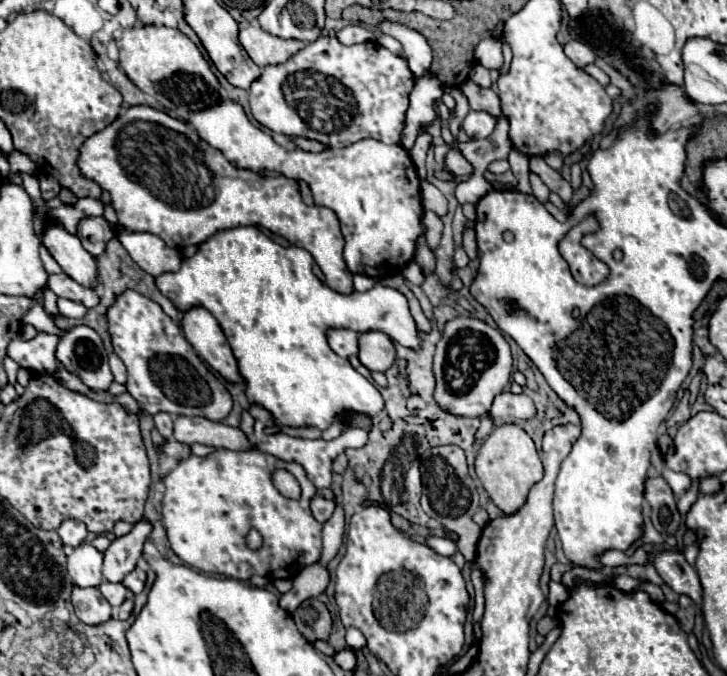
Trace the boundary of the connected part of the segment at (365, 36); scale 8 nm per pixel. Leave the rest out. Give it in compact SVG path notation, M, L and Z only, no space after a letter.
M347 25L337 33L337 39L343 45L355 45L355 43L367 43L367 41L375 41L375 33L369 31L363 25Z

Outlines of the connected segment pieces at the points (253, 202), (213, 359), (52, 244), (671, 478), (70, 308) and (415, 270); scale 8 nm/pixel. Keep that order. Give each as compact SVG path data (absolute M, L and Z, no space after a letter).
M147 105L129 107L103 131L83 141L83 145L79 147L77 167L83 177L95 181L103 191L109 191L111 205L125 231L153 233L161 237L169 247L183 249L187 245L199 245L207 241L213 233L217 233L217 225L225 225L225 229L259 225L275 235L285 237L291 245L309 251L325 275L325 285L329 285L333 291L343 295L355 291L353 273L345 269L343 261L345 241L337 225L337 215L331 209L305 205L299 195L297 181L293 179L281 175L261 177L253 171L237 169L217 149L211 149L211 155L207 155L207 141L203 141L189 123L173 119L159 109Z
M191 309L183 315L185 339L195 347L199 357L215 369L225 381L241 383L237 359L227 343L225 333L217 325L217 319L205 309Z
M49 223L43 233L43 243L53 255L53 259L61 265L63 273L67 273L73 281L87 289L97 287L97 263L83 249L79 237L69 235L57 223Z
M667 467L661 469L661 477L669 483L673 493L685 493L689 489L689 485L691 485L691 479L685 473L675 473L675 471L667 469Z
M57 299L57 307L59 307L59 315L65 315L65 317L83 317L87 313L87 309L79 303L73 303L73 301L67 301L67 299Z
M411 261L405 269L403 269L403 277L409 281L409 283L413 283L413 285L421 285L423 283L423 273L421 273L421 269Z

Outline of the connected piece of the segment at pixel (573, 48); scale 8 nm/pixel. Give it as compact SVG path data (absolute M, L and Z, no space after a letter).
M569 41L565 45L565 53L579 69L585 69L585 65L595 61L595 53L585 43L579 43L579 41Z

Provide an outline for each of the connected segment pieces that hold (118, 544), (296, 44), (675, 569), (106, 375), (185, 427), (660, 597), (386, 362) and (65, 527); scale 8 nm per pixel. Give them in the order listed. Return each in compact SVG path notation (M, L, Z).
M139 521L133 531L125 537L113 539L109 549L105 551L103 563L103 577L111 583L121 583L123 577L135 569L145 539L151 533L151 525L147 521Z
M249 23L249 25L241 27L239 39L241 39L241 45L245 47L247 55L259 67L285 63L291 55L295 55L299 49L305 47L303 41L293 41L293 39L287 41L287 39L275 37L275 35L263 31L257 23Z
M663 551L653 561L657 573L661 579L679 595L687 595L695 601L695 605L701 605L701 583L697 577L695 567L691 567L681 551Z
M87 325L69 329L61 337L55 357L91 389L105 391L113 381L103 341Z
M175 417L173 429L175 429L173 437L187 445L201 443L201 445L213 445L217 449L225 447L233 451L249 449L247 437L237 427L215 423L205 417Z
M645 583L640 584L636 590L642 590L645 591L649 594L650 598L652 601L656 602L656 603L662 603L664 601L666 601L666 598L663 594L662 589L660 588L660 586L652 584L652 583Z
M363 333L359 335L359 361L369 371L385 373L395 363L395 347L385 333Z
M73 519L63 521L61 527L57 529L57 533L59 533L63 545L69 545L69 547L77 547L77 545L81 545L81 543L85 541L85 537L87 537L87 529L85 529L85 525L81 525L79 521L73 521Z

